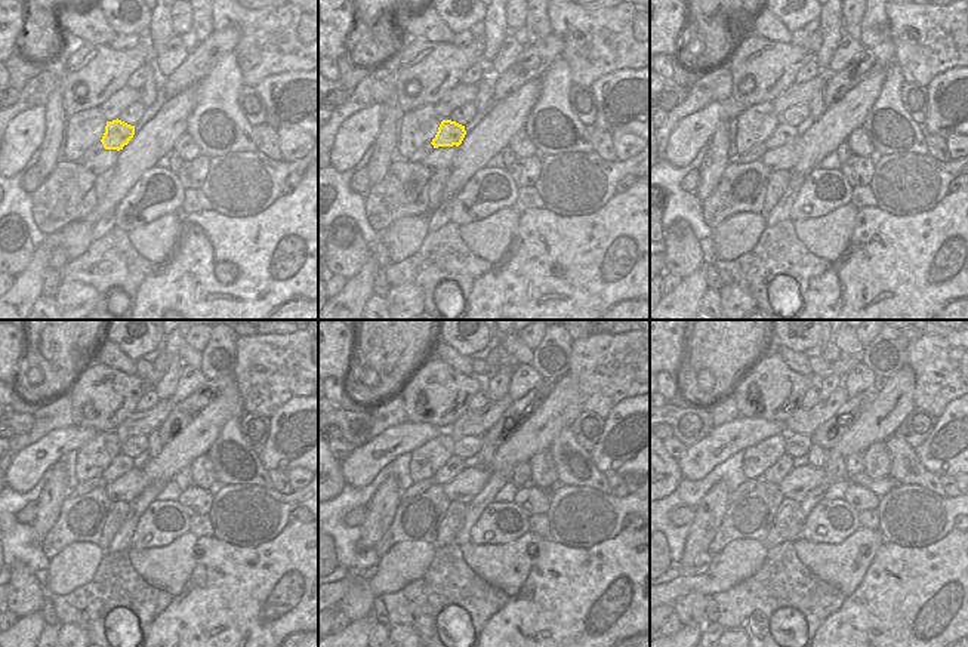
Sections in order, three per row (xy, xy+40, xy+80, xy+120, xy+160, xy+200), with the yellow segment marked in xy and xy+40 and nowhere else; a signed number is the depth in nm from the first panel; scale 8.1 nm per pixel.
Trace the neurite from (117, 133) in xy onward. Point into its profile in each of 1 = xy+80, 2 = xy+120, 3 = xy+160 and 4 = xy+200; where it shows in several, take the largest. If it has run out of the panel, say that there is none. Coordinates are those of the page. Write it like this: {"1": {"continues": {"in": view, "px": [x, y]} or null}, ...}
{"1": {"continues": {"in": "xy+80", "px": [783, 133]}}, "2": {"continues": {"in": "xy+120", "px": [120, 464]}}, "3": {"continues": {"in": "xy+160", "px": [455, 464]}}, "4": {"continues": {"in": "xy+200", "px": [774, 474]}}}

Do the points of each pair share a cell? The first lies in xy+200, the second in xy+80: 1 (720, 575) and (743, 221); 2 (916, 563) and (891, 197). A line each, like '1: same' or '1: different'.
1: same
2: different

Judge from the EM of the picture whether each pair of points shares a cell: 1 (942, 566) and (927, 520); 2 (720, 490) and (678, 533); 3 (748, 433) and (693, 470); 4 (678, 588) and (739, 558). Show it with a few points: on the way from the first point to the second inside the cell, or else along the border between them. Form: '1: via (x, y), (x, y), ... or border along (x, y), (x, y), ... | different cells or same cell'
1: border along (952, 529), (927, 545), (900, 547) | different cells
2: border along (690, 524), (690, 533), (680, 558) | different cells
3: via (734, 434), (706, 456) | same cell
4: via (693, 585), (708, 585), (724, 572) | same cell

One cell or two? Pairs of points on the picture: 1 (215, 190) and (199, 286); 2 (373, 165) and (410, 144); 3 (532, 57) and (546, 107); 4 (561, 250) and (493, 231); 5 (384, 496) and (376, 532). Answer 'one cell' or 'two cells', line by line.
1: two cells
2: two cells
3: two cells
4: two cells
5: one cell

